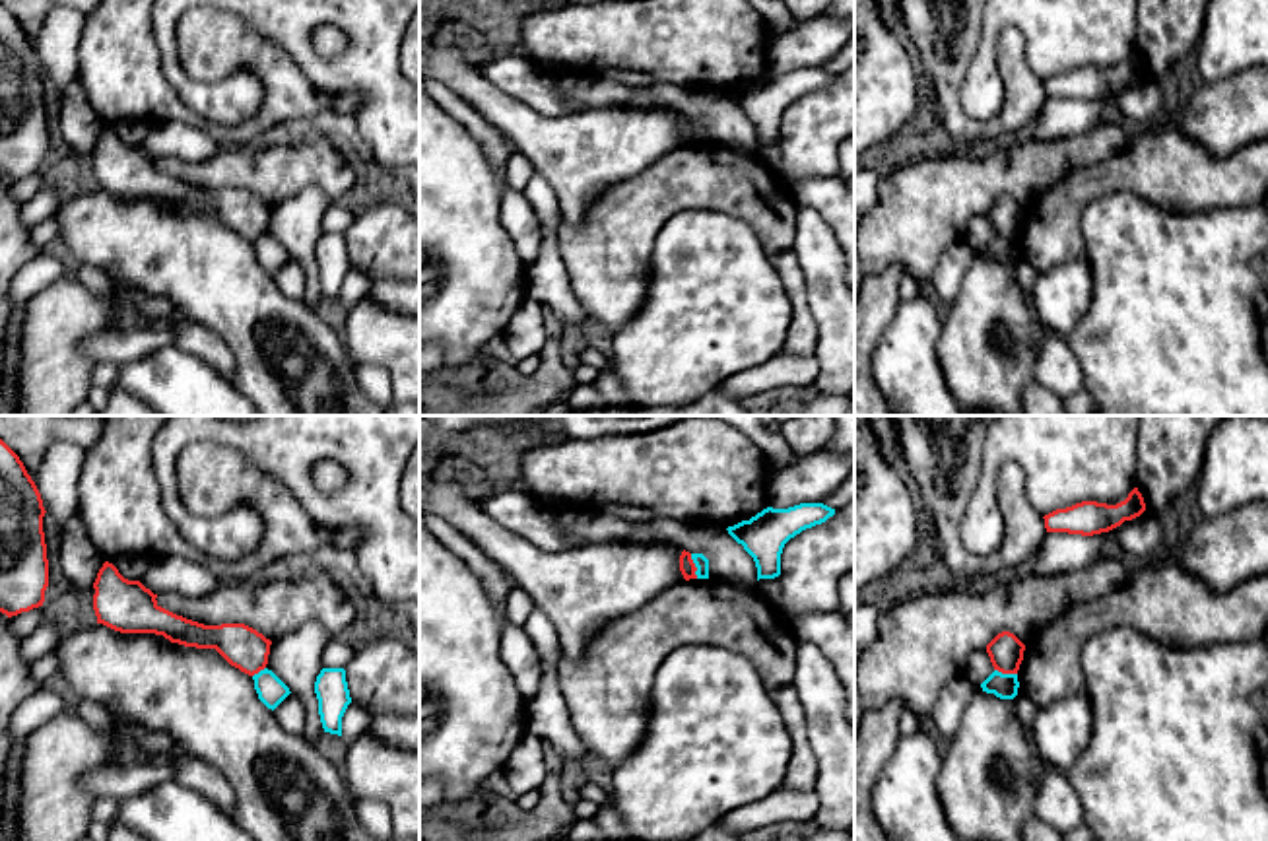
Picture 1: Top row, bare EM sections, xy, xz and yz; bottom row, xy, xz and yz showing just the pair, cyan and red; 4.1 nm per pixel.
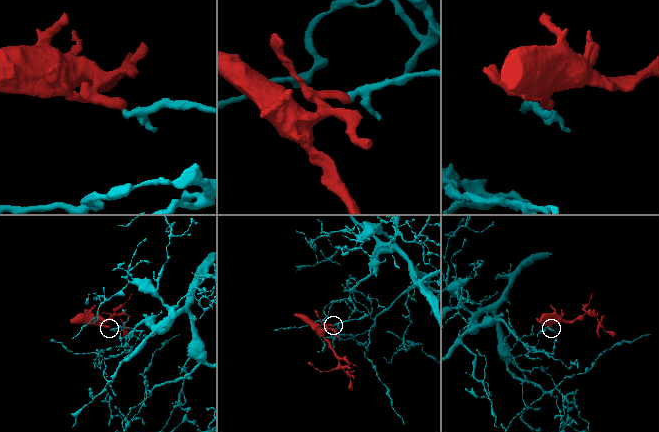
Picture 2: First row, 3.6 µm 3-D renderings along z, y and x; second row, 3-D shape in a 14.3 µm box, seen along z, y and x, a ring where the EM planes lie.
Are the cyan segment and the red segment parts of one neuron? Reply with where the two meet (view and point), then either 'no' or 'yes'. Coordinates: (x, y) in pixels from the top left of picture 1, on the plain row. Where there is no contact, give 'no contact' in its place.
xz (696, 131) | no

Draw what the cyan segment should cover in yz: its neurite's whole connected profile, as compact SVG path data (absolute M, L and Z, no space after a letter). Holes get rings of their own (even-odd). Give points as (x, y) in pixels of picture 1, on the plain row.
M994 235L983 249L983 256L994 258L1000 264L1014 264L1018 260L1018 239L1002 239Z

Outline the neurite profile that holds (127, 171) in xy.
M105 126L93 148L97 188L120 198L155 198L171 208L196 214L216 214L231 231L254 241L268 229L270 210L245 188L204 190L177 181L157 169L157 159L140 146L124 144Z

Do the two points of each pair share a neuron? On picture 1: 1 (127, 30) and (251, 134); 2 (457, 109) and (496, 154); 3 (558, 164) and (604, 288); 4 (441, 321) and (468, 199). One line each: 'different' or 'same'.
1: same
2: same
3: different
4: same

